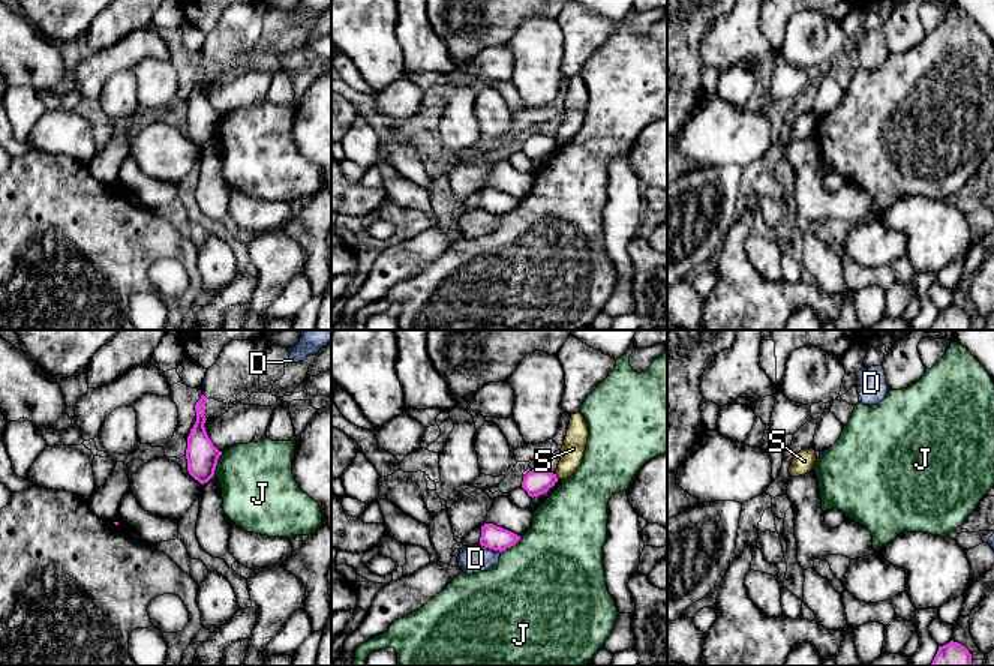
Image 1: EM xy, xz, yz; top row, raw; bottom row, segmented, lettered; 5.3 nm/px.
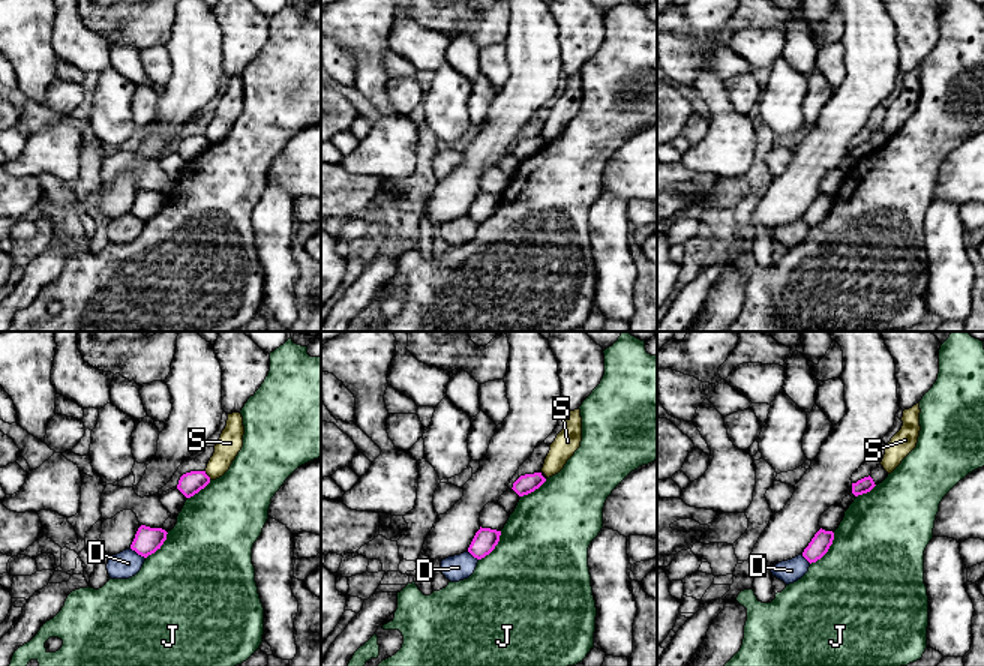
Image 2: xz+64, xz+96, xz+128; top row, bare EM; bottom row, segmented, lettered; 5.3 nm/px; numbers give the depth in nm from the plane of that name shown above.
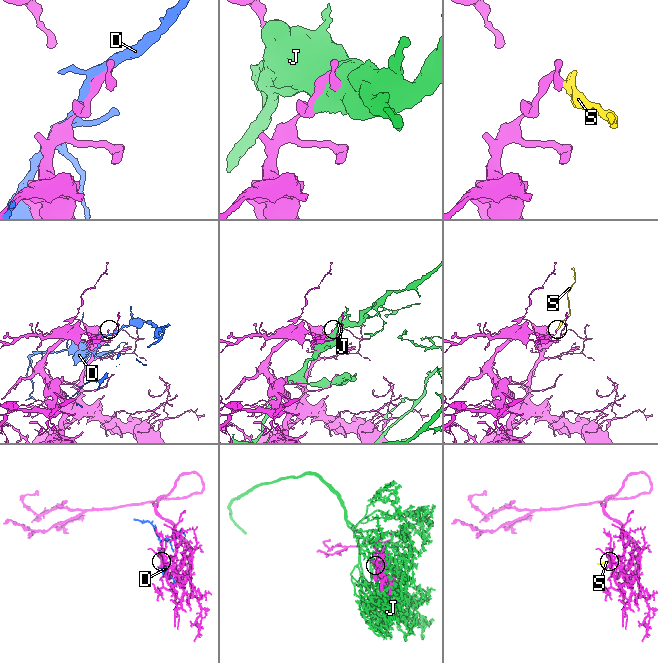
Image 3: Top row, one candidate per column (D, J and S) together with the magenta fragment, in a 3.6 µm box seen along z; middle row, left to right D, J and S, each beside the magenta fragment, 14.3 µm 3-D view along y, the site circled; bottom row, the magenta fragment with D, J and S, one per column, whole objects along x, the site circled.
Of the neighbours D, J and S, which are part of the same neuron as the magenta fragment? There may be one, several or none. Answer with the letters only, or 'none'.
none

